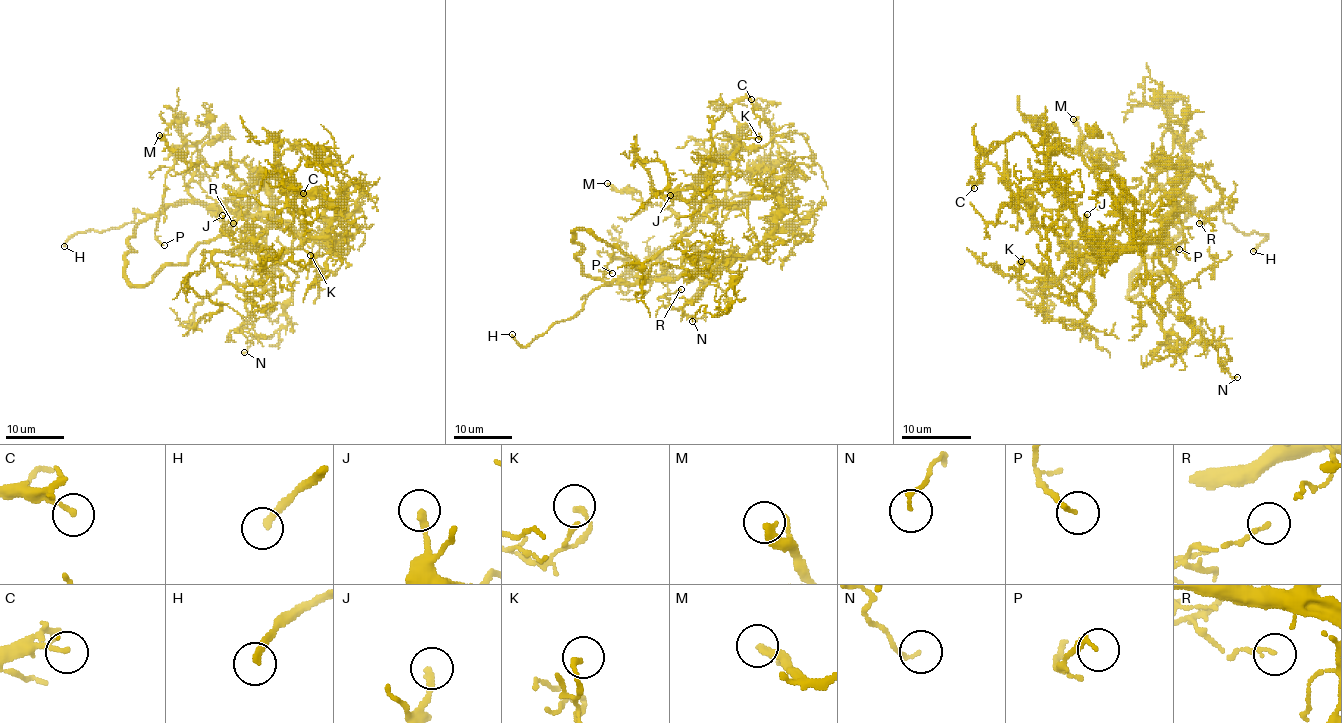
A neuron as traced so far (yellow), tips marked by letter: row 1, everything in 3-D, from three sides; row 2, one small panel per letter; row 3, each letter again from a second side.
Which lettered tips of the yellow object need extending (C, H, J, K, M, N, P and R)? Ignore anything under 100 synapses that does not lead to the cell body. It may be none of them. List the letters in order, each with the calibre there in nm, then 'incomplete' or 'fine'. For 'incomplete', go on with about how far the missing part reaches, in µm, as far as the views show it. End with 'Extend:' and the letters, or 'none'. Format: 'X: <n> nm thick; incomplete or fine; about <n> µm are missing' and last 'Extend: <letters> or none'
C: 180 nm thick; fine
H: 200 nm thick; incomplete; about 35 µm are missing
J: 240 nm thick; fine
K: 170 nm thick; fine
M: 320 nm thick; fine
N: 130 nm thick; fine
P: 180 nm thick; fine
R: 130 nm thick; fine
Extend: H

